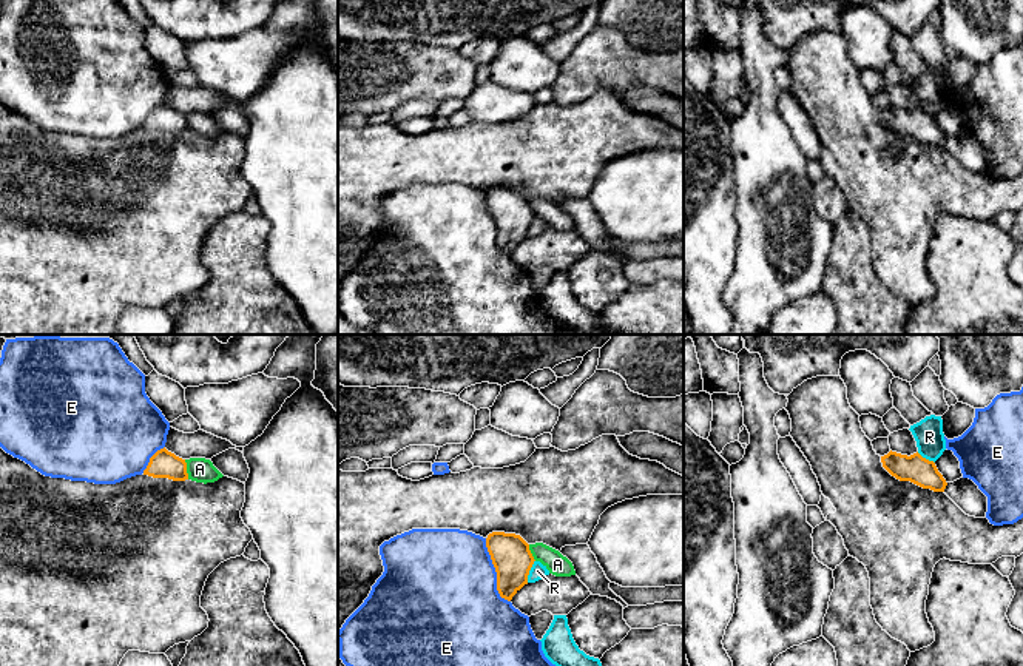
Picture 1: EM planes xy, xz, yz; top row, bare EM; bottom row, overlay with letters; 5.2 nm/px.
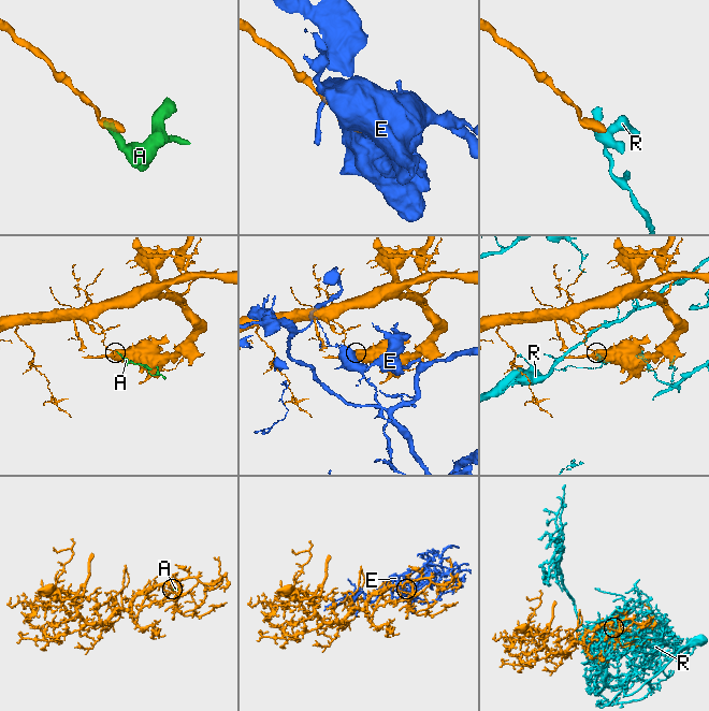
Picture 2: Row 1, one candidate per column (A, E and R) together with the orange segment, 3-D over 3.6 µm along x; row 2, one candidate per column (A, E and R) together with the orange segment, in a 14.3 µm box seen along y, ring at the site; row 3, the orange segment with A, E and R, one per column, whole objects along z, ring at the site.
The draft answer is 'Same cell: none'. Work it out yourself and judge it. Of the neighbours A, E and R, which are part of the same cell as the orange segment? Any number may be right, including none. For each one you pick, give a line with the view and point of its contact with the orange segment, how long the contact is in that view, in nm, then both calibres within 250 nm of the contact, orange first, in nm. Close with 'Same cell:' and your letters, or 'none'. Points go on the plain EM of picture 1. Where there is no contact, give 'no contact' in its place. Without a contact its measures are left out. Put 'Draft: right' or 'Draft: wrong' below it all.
Same cell: none
Draft: right

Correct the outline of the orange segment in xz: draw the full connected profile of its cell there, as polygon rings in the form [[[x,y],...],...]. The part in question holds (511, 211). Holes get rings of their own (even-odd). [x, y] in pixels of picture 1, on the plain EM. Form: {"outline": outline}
{"outline": [[[492,187],[486,193],[486,202],[497,227],[497,245],[501,253],[511,256],[528,239],[535,216],[529,199],[520,190]]]}

